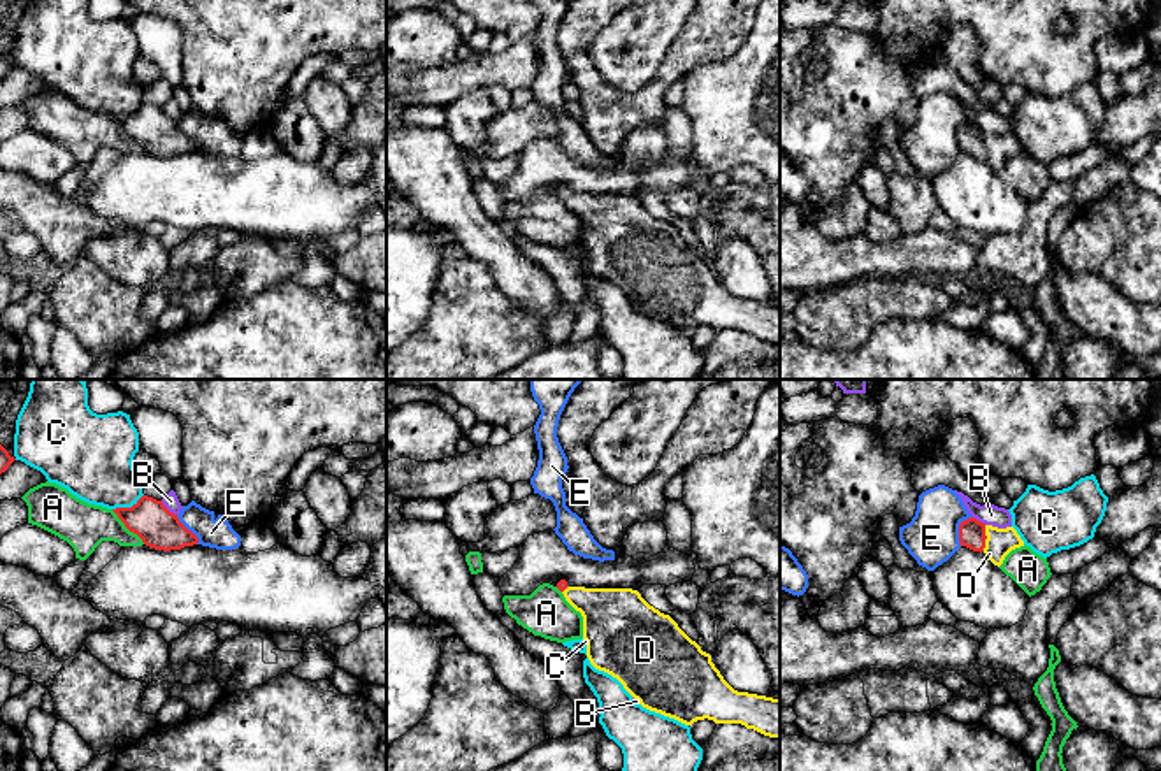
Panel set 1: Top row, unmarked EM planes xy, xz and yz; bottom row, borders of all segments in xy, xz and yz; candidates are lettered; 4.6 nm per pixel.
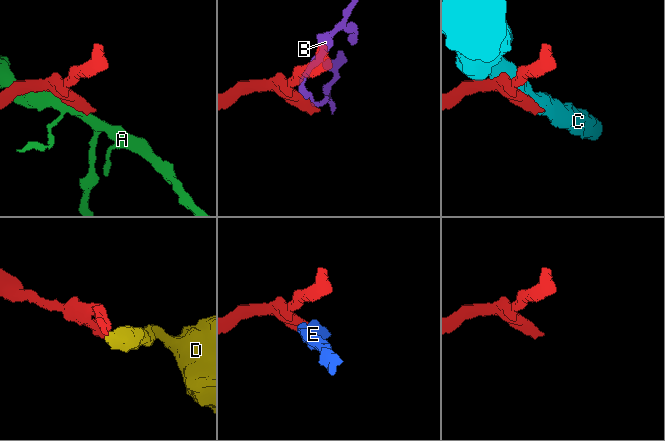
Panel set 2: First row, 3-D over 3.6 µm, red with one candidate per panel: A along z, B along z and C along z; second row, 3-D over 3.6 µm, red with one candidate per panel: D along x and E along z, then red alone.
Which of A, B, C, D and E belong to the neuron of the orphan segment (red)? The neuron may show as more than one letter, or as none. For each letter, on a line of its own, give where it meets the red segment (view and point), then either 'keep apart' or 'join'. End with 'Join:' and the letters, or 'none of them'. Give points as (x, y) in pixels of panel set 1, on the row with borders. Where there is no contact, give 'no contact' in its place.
A: contact xy (127, 527); keep apart
B: contact xy (167, 510); keep apart
C: contact xy (127, 508); keep apart
D: contact yz (986, 538); join
E: contact yz (959, 529); keep apart
Join: D

